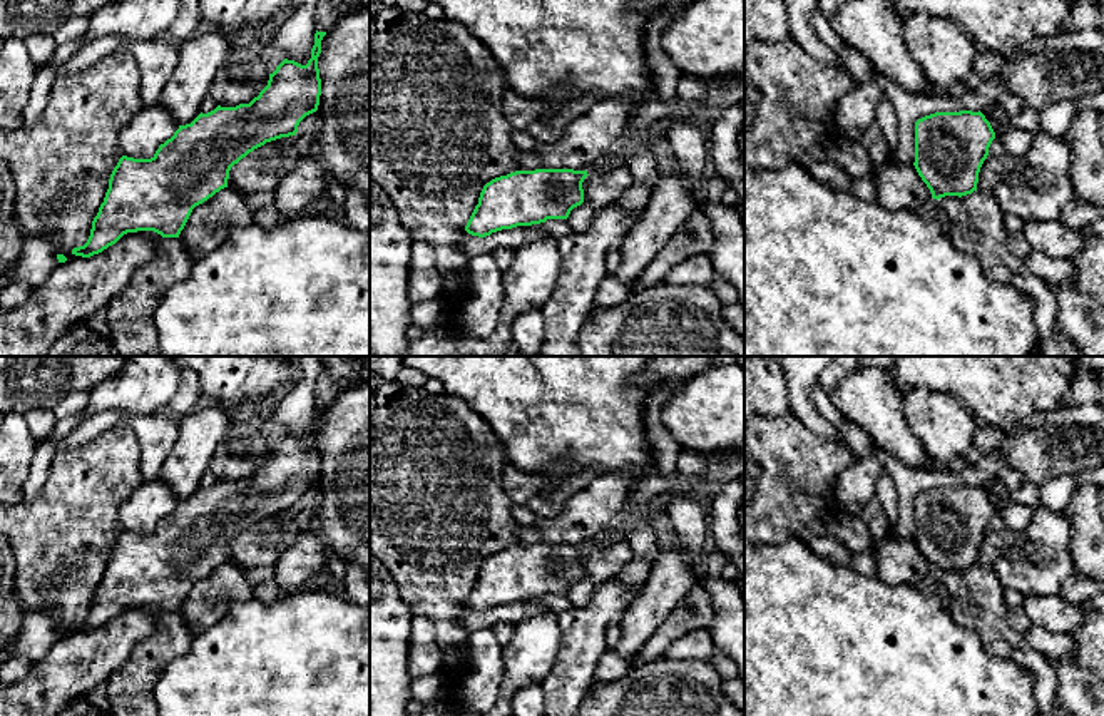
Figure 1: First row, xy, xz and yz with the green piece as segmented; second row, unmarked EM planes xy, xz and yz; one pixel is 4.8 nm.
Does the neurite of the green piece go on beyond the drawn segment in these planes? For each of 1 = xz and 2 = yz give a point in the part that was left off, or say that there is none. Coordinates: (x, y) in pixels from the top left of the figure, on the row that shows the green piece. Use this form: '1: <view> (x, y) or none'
1: none
2: none

